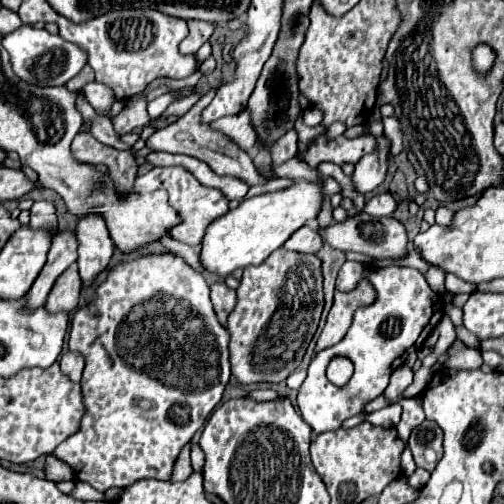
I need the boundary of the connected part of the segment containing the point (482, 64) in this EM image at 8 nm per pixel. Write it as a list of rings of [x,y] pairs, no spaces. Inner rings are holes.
[[[477,45],[475,47],[475,51],[473,51],[473,65],[477,67],[477,71],[481,71],[481,73],[489,71],[493,61],[495,61],[493,49],[489,49],[487,45]]]

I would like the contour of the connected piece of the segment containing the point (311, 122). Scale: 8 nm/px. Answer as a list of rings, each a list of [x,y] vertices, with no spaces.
[[[312,107],[304,110],[303,122],[305,125],[313,127],[319,125],[323,119],[323,112]]]

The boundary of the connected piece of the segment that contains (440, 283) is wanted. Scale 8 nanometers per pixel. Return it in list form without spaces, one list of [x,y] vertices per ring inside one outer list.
[[[430,266],[429,270],[425,274],[425,279],[431,289],[439,294],[443,295],[446,291],[445,289],[445,275],[446,272],[440,267]]]

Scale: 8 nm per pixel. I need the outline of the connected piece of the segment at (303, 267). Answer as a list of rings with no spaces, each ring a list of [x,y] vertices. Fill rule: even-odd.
[[[277,249],[271,253],[261,265],[249,265],[243,271],[243,279],[237,287],[237,305],[227,319],[227,331],[231,335],[229,351],[231,351],[231,371],[239,383],[251,385],[259,381],[267,383],[281,383],[293,373],[303,355],[307,345],[311,343],[319,319],[323,311],[323,275],[321,275],[321,259],[317,255],[303,255],[287,249]]]

